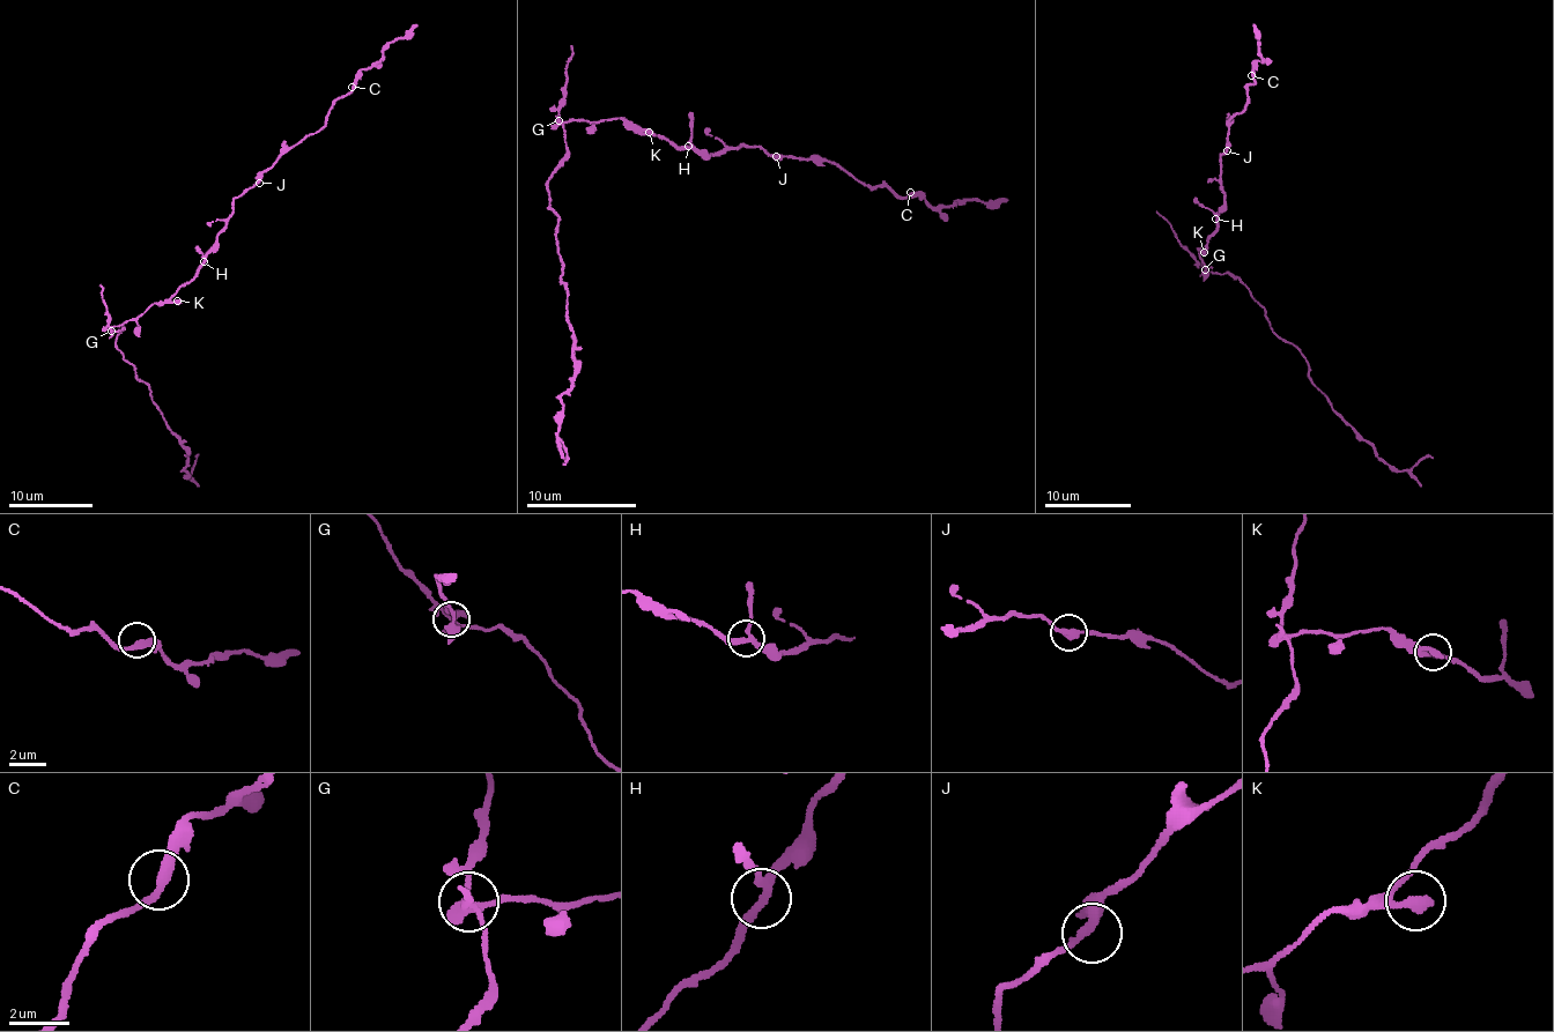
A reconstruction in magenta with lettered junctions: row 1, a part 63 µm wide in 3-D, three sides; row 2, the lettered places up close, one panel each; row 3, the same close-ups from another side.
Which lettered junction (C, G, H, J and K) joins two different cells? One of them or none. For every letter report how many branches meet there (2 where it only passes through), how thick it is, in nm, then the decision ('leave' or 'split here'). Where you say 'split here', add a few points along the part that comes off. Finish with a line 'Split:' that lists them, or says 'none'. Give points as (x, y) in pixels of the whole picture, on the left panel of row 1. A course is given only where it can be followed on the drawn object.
C: 2 branches meet; 280 nm thick; leave
G: 3 branches meet; 240 nm thick; split here; foreign part runs (110, 329), (121, 327), (115, 342), (178, 437), (189, 475), (194, 457)
H: 3 branches meet; 240 nm thick; leave
J: 2 branches meet; 320 nm thick; leave
K: 2 branches meet; 240 nm thick; leave
Split: G

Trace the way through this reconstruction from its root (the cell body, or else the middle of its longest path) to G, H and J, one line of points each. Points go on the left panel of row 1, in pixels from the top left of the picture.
G: (162, 301), (110, 329)
H: (162, 301), (194, 276), (204, 261)
J: (162, 301), (194, 276), (215, 235), (226, 224), (232, 202), (259, 183)

